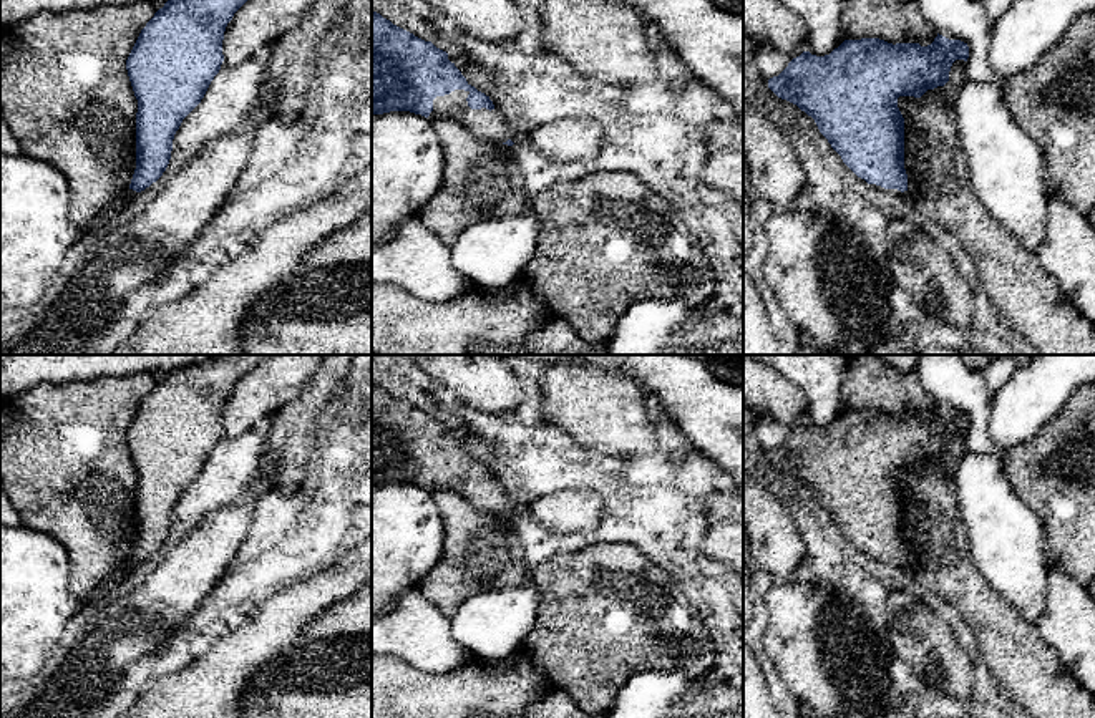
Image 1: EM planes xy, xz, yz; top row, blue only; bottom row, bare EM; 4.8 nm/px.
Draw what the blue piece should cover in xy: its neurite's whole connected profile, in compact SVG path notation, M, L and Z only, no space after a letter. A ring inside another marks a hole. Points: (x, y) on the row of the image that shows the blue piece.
M168 0L141 30L128 60L128 76L138 99L136 169L129 189L141 192L166 171L173 139L182 119L201 103L224 61L227 23L247 0Z

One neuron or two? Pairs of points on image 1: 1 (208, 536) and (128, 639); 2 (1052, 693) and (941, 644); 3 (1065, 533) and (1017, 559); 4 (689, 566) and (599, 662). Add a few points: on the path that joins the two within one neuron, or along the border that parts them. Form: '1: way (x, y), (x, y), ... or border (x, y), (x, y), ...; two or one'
1: way (199, 561), (150, 614); one
2: border (968, 625), (979, 659), (984, 664); two
3: border (1029, 508), (1042, 524), (1044, 553), (1049, 569); two
4: way (677, 594), (656, 622), (639, 622), (627, 634); one

